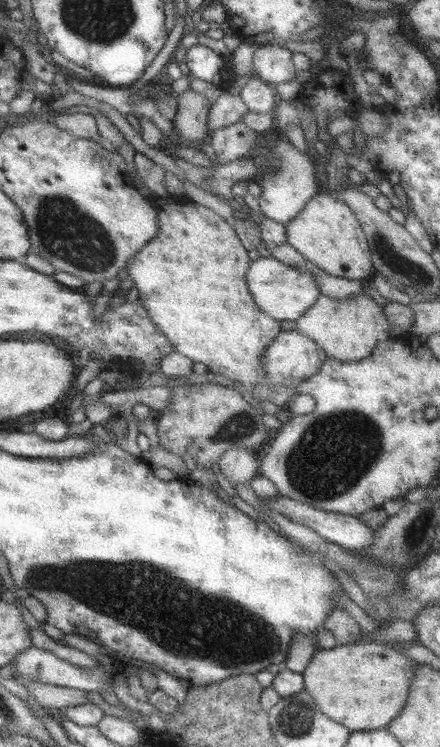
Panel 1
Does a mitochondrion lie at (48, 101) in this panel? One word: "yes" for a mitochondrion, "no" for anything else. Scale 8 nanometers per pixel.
no

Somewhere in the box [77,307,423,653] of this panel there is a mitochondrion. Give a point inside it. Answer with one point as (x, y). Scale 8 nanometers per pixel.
(336, 451)

